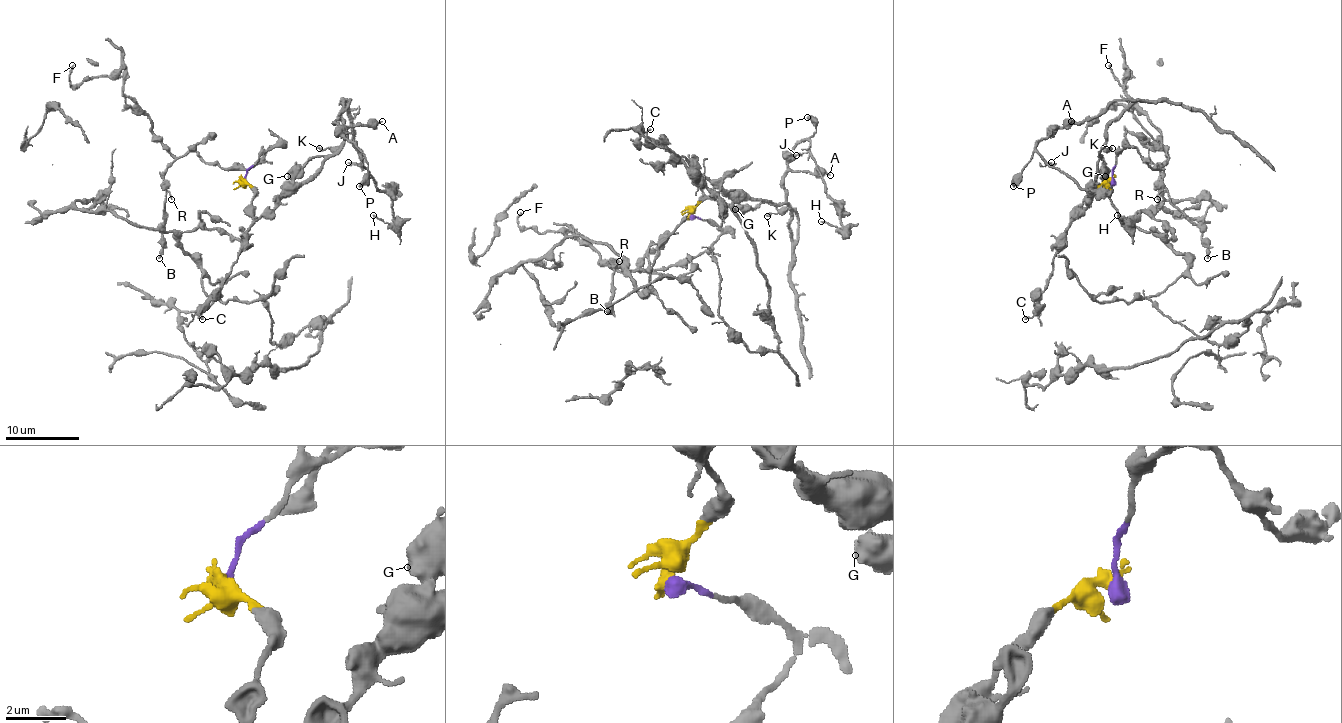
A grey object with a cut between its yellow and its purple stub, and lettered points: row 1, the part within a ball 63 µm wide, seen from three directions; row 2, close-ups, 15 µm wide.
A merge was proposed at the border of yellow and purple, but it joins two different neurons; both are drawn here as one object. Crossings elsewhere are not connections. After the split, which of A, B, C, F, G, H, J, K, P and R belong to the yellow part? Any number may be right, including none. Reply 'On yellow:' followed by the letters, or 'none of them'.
On yellow: A, C, G, H, J, K, P

